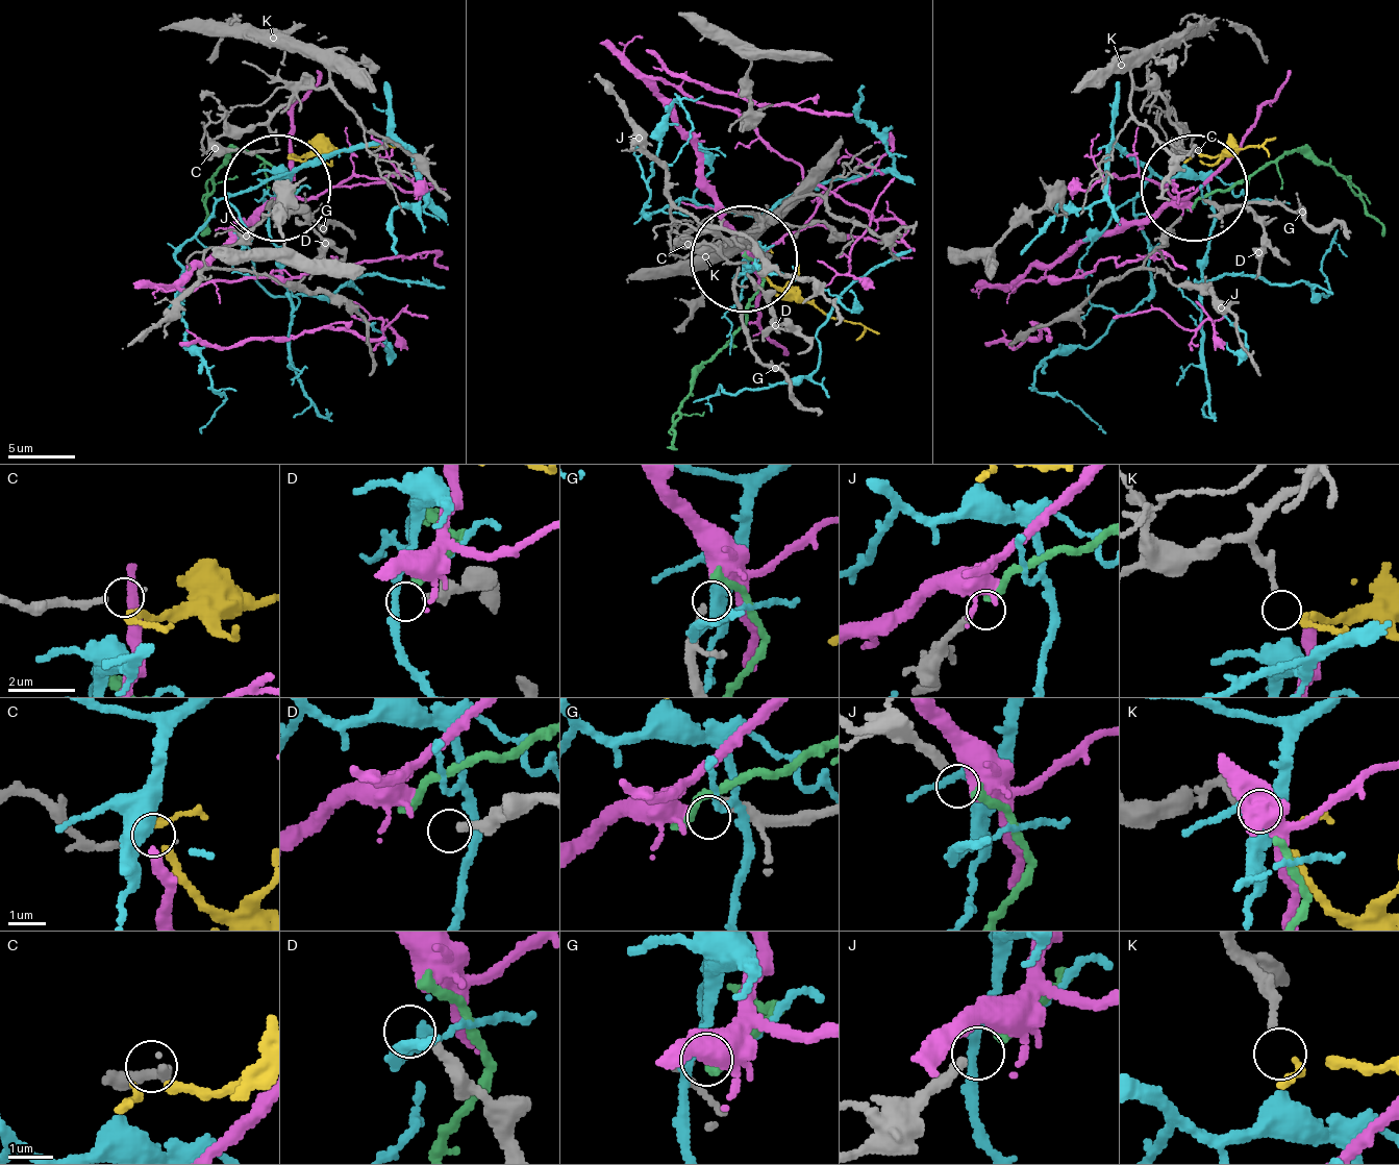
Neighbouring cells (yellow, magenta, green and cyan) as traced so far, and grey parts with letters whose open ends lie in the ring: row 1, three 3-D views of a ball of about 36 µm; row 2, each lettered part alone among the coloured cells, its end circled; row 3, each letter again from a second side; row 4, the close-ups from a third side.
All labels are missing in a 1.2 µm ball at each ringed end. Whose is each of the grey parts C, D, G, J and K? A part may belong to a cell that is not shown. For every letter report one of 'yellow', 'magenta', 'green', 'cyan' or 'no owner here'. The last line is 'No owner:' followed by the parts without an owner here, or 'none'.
C: no owner here
D: no owner here
G: magenta
J: green
K: yellow
No owner: C, D

